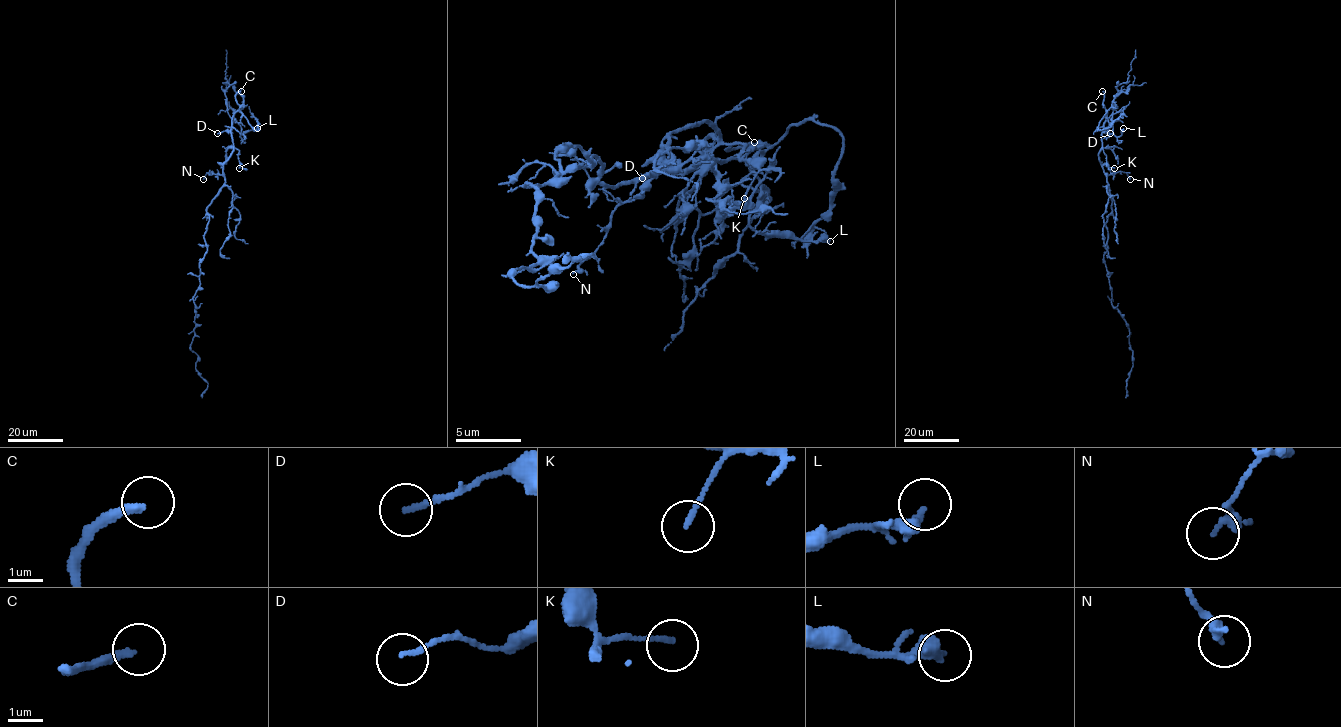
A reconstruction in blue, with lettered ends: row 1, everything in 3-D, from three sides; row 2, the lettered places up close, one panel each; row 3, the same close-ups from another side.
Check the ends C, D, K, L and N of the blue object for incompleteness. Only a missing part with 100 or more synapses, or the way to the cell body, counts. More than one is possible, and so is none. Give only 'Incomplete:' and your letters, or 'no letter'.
Incomplete: C

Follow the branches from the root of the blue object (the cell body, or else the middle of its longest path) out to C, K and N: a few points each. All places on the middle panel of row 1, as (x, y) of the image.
C: (599, 162), (589, 185), (668, 172), (668, 139), (701, 122), (714, 158), (754, 142)
K: (599, 162), (589, 185), (668, 172), (678, 162), (668, 139), (704, 122), (744, 145), (757, 172), (744, 198)
N: (599, 162), (602, 172), (589, 185), (625, 185), (678, 162), (615, 208), (602, 244), (573, 274)

